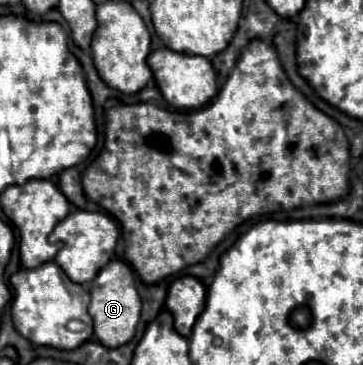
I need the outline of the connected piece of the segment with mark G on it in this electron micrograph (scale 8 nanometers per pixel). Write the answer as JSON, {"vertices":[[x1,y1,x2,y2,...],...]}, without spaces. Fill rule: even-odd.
{"vertices":[[111,261,107,263,99,275,91,281,91,305,89,315,93,319,95,337,105,347,121,347,125,345,133,335,139,321,141,311,141,299,135,289,135,273,133,269,123,261]]}

